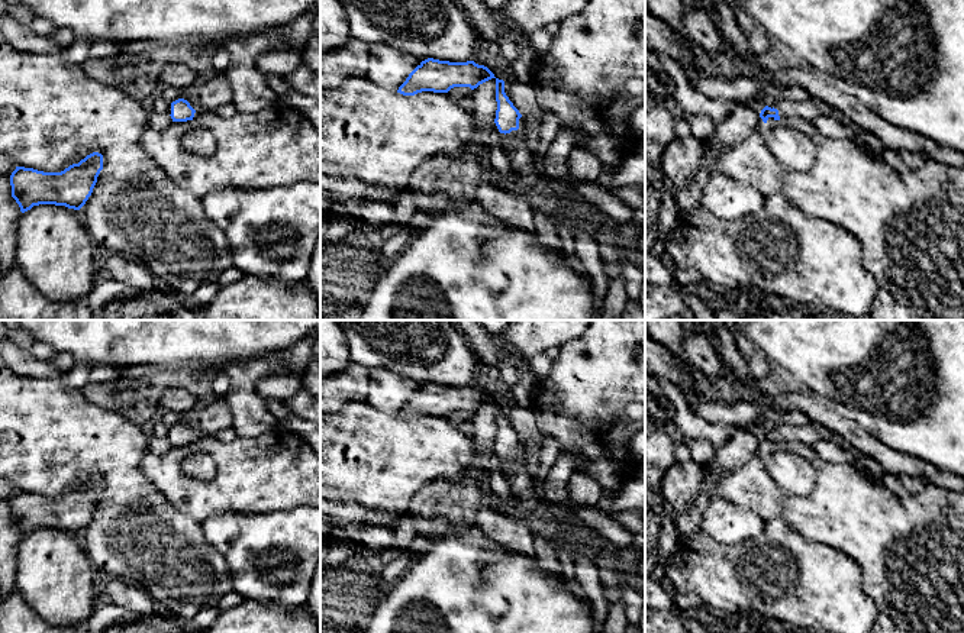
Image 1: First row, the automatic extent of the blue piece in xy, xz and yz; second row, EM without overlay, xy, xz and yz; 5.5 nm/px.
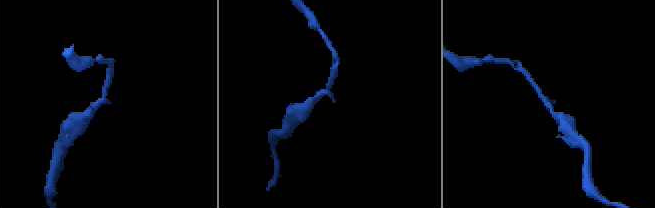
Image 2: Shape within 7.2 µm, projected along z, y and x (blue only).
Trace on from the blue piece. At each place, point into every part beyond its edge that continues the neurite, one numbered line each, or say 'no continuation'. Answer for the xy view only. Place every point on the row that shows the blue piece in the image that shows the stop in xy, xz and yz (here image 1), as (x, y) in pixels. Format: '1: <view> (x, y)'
1: xy (199, 115)

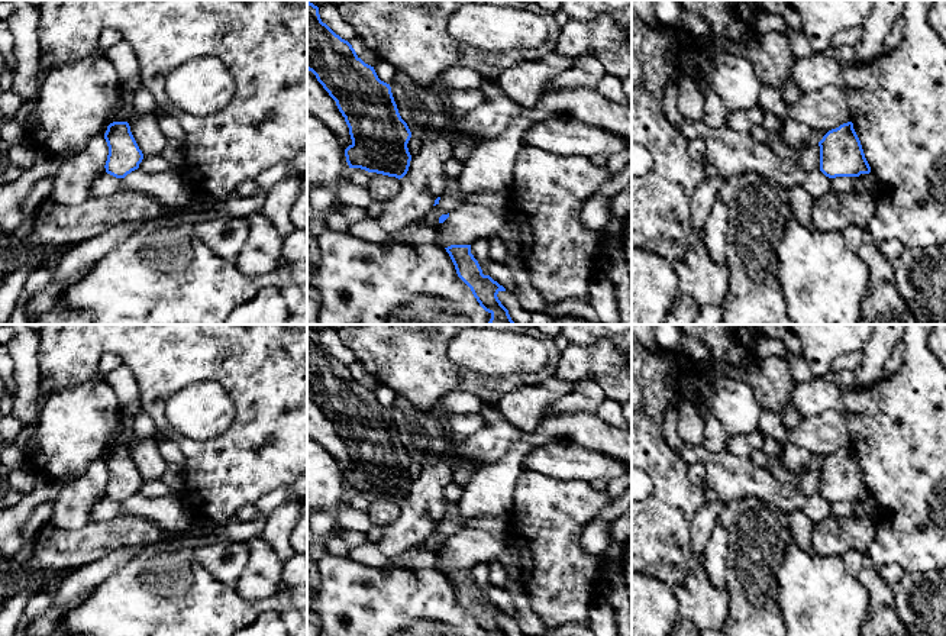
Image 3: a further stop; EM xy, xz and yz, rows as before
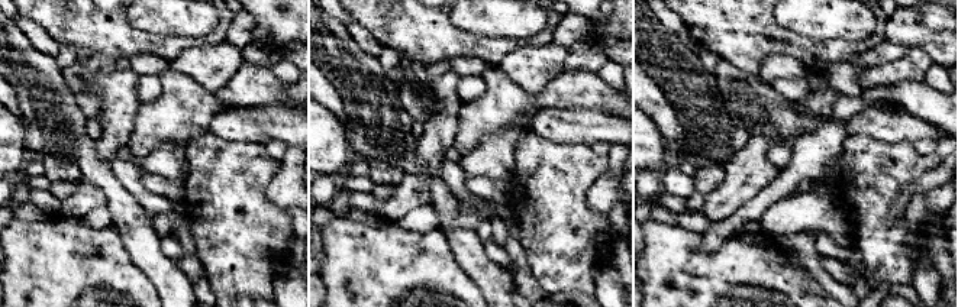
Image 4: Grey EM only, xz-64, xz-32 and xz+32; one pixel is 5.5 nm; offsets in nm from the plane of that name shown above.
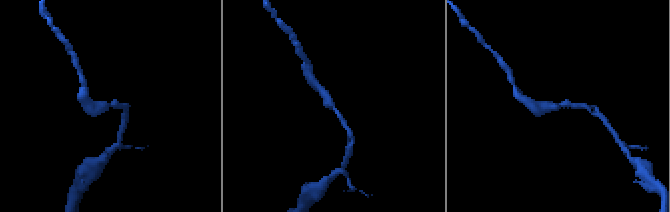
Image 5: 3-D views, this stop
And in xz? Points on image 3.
no continuation

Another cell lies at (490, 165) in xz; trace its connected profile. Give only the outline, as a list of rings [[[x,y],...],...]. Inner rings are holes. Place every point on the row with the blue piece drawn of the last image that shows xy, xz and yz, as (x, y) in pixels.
[[[588,87],[543,94],[526,114],[514,117],[501,136],[475,146],[458,177],[458,193],[442,196],[420,220],[438,226],[442,214],[465,204],[475,191],[506,193],[513,181],[514,161],[523,146],[524,132],[533,122],[545,119],[584,122],[619,135],[632,145],[632,103],[619,104]]]

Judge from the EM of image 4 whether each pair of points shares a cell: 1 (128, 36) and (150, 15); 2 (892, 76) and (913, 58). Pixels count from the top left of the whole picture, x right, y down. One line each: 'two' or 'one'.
1: two
2: one

